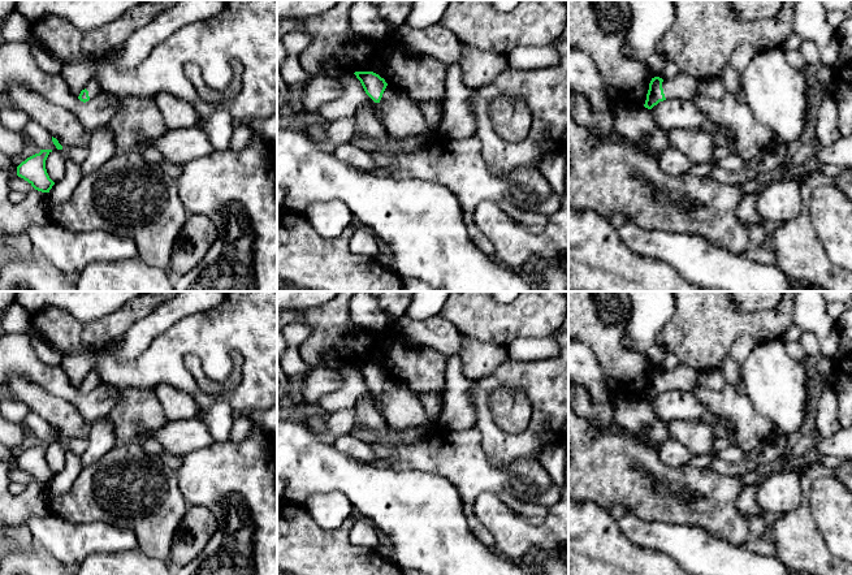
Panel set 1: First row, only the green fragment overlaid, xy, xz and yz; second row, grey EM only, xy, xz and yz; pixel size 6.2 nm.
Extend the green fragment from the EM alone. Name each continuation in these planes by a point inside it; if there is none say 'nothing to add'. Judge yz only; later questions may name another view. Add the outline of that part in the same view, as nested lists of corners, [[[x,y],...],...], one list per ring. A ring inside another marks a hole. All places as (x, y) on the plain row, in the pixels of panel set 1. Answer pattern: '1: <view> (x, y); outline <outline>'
1: yz (683, 377); outline [[[679,362],[675,369],[662,373],[662,380],[666,390],[688,390],[697,385],[697,376],[697,371]]]

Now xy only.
1: xy (94, 379); outline [[[92,369],[88,375],[86,381],[88,382],[90,390],[95,389],[99,384],[101,384],[101,377],[96,369]]]

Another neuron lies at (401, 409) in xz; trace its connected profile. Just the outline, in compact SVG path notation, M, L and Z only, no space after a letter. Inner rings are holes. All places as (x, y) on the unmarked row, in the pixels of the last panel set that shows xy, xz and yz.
M353 363L343 366L339 375L342 379L339 388L316 403L325 412L353 410L363 397L371 397L376 407L381 406L380 414L388 429L405 432L431 424L437 425L436 420L428 418L416 393L403 381L388 376L381 392L375 394Z

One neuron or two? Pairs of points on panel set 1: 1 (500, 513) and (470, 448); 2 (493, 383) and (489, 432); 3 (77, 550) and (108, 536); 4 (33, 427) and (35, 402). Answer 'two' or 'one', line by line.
1: two
2: one
3: one
4: two

